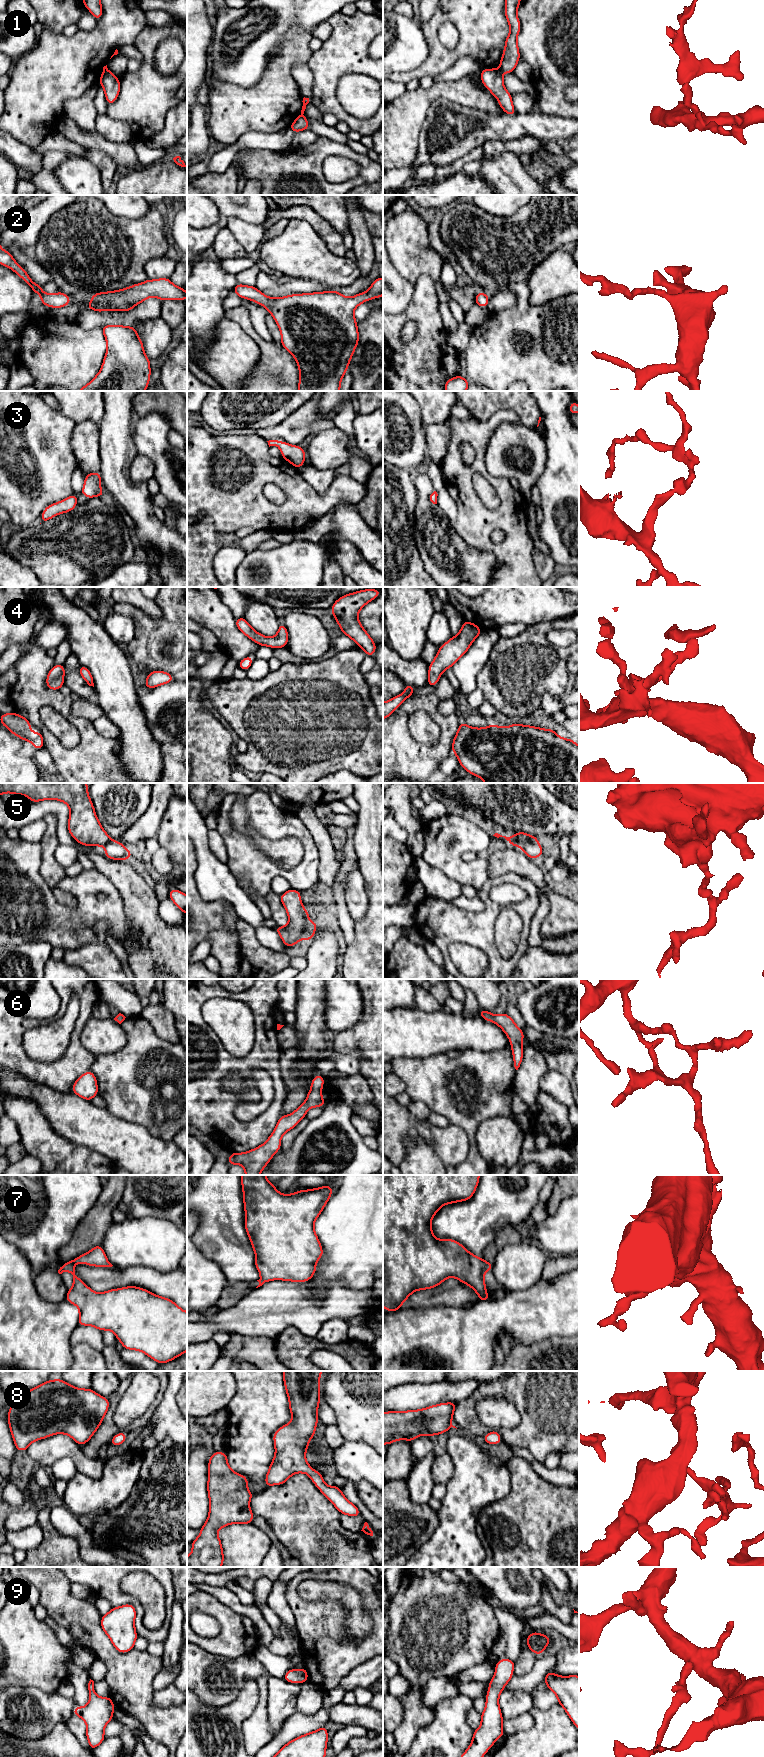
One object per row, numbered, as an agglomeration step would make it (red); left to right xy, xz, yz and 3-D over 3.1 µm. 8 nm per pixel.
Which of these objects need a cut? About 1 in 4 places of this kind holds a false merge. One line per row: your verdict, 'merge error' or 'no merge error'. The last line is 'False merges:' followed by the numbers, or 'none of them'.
1: merge error
2: no merge error
3: no merge error
4: no merge error
5: merge error
6: no merge error
7: no merge error
8: no merge error
9: no merge error
False merges: 1, 5

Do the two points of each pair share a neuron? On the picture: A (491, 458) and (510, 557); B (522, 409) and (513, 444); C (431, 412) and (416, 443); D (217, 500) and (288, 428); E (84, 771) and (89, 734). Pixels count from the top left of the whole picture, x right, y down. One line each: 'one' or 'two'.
A: two
B: two
C: two
D: two
E: one

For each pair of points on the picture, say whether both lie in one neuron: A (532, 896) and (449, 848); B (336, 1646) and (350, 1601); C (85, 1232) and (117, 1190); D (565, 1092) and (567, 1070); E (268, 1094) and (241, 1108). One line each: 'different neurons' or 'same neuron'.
A: different neurons
B: different neurons
C: same neuron
D: different neurons
E: same neuron

